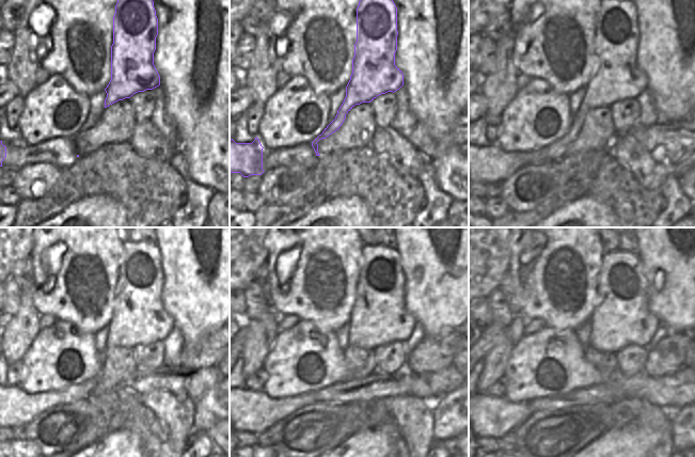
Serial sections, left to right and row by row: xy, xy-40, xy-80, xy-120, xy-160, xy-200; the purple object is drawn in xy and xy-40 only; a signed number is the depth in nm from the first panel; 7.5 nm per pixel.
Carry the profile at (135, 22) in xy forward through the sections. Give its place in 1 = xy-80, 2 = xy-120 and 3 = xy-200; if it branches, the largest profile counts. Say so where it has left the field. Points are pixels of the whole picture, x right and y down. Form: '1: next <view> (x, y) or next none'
1: next xy-80 (616, 76)
2: next xy-120 (139, 316)
3: next xy-200 (621, 316)

